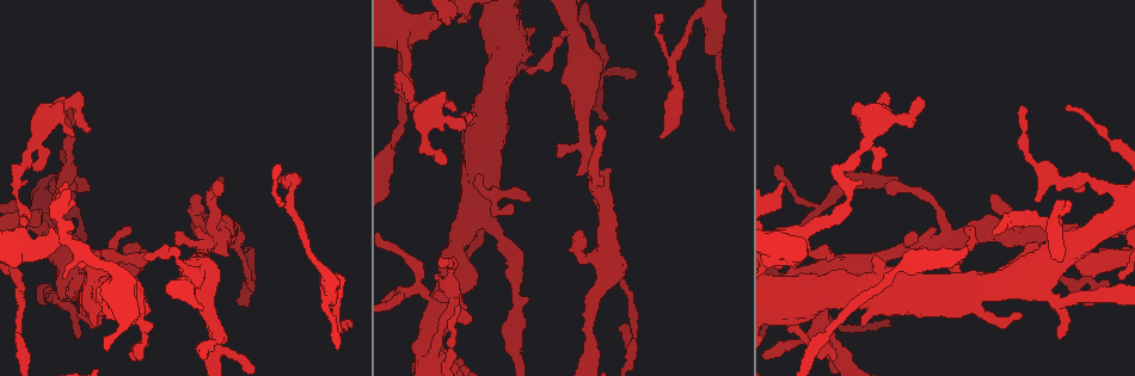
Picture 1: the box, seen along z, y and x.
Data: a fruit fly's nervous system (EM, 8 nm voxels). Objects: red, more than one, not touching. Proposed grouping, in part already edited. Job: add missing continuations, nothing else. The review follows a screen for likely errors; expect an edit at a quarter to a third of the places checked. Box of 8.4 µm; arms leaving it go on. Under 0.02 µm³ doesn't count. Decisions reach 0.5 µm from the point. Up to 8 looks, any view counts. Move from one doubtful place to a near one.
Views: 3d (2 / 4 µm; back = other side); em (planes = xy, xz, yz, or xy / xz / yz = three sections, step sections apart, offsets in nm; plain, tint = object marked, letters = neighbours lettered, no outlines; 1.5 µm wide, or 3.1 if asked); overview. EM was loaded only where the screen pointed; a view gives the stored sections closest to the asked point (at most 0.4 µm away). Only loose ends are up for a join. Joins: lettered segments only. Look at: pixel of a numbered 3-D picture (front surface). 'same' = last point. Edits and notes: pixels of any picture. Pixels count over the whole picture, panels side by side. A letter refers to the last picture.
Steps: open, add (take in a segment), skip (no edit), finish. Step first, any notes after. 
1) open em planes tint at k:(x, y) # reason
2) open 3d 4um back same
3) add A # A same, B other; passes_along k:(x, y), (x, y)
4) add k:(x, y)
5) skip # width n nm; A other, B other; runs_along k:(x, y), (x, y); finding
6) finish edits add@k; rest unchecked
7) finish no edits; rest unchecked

open em planes tint at 1:(1057, 337) # free end

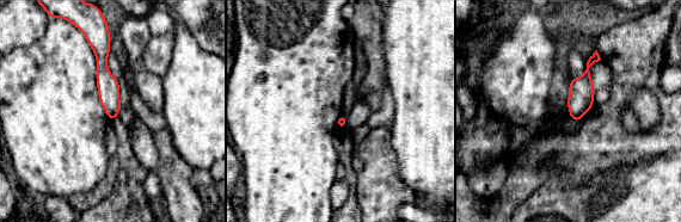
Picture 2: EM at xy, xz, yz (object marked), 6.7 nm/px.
open em planes letters same

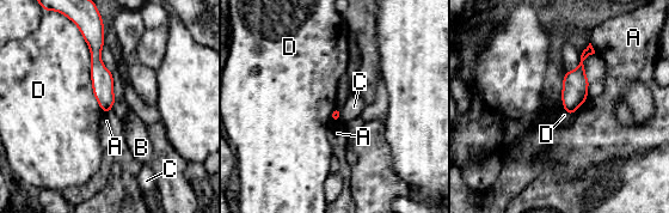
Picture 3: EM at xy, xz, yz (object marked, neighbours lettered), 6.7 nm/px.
skip # A other, B other, C other, D other; no lettered segment goes on from it

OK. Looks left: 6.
open 3d 4um at 1:(919, 95) # an open end

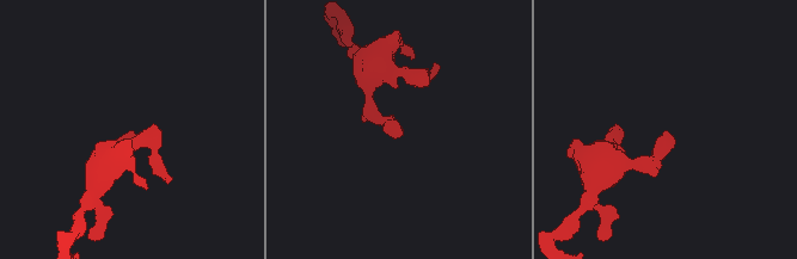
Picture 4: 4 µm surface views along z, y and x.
open em planes plain at 4:(134, 133)

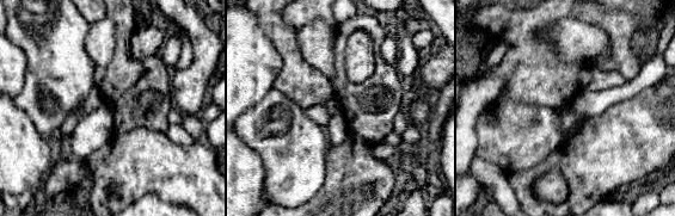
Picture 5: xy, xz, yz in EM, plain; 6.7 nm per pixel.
open em planes letters same # what lies round it

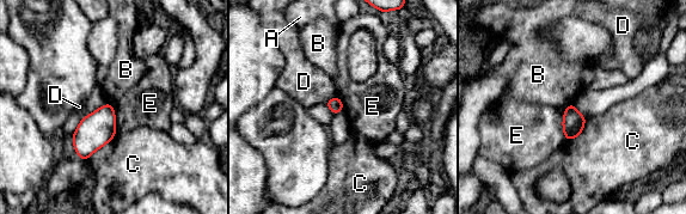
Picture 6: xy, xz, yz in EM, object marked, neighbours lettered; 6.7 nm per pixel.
skip # A other, B other, C other, D other, E other; border 6:(563, 108), (562, 130), (565, 140); no lettered segment goes on from it

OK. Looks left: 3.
open em xy step 4 tint at 1:(660, 137) # branch stops here

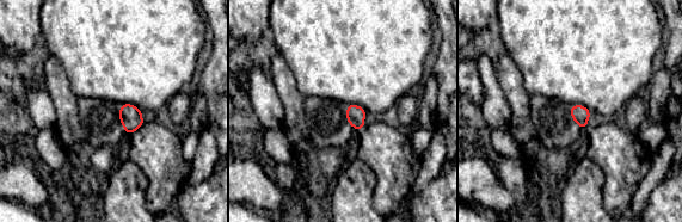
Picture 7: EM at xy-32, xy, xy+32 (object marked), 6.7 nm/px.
open em planes letters same # cut it another way

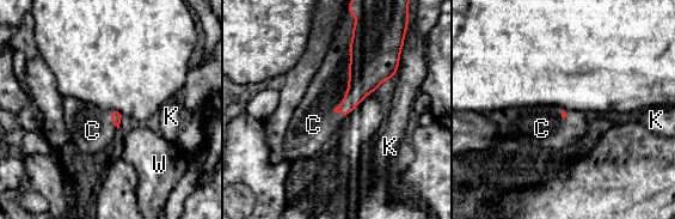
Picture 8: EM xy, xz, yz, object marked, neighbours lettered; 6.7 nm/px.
add 8:(327, 87) # C same, K other, W other; passes_along 8:(375, 50), (348, 75), (327, 87); the neuron continues

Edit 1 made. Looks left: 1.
finish edits add@8; rest unchecked

